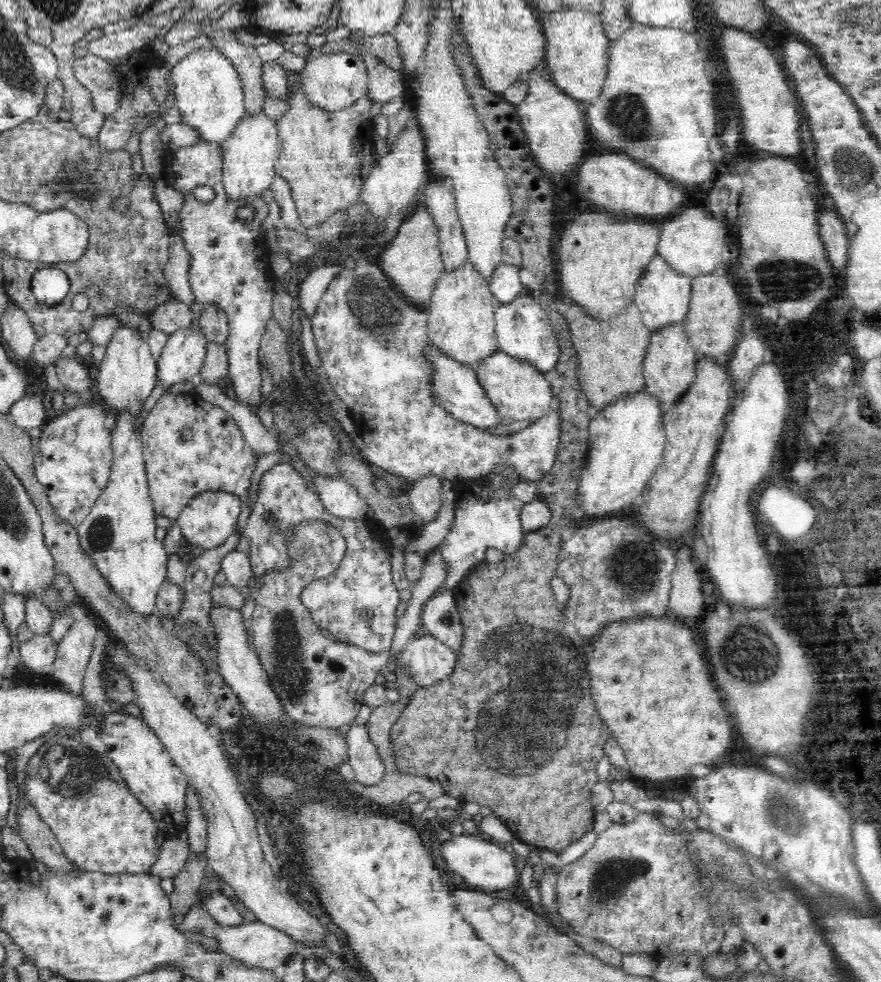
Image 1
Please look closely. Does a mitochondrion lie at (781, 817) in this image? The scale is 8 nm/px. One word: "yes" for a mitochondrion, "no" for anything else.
yes

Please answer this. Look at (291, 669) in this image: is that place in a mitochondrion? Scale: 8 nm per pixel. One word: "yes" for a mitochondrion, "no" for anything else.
yes

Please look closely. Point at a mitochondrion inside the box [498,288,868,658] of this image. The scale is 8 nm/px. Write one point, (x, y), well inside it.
(632, 569)

